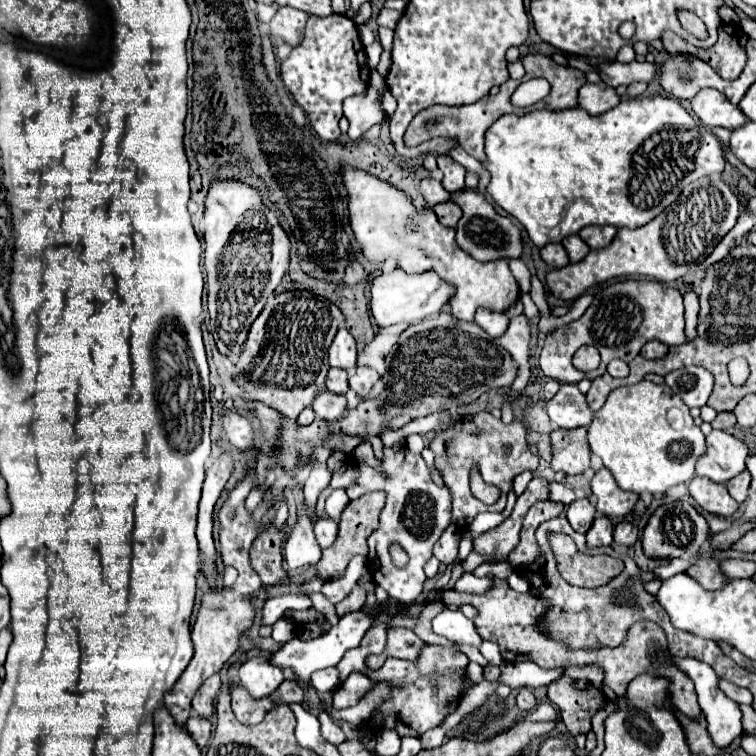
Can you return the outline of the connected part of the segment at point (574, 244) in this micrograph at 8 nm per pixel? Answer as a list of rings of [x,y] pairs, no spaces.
[[[577,234],[567,236],[567,238],[563,240],[563,246],[565,246],[565,250],[567,250],[567,254],[569,254],[569,260],[571,260],[573,264],[579,262],[579,260],[583,260],[583,258],[589,254],[589,246],[587,246]]]

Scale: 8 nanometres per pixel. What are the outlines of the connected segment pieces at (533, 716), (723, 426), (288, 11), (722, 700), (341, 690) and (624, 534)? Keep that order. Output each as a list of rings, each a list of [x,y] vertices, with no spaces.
[[[543,698],[543,700],[539,702],[537,710],[529,712],[529,714],[523,716],[523,718],[517,718],[515,724],[521,724],[521,722],[525,722],[525,720],[529,720],[529,722],[545,722],[545,720],[555,720],[555,718],[557,718],[557,710],[553,710],[553,704]]]
[[[719,412],[717,418],[711,422],[713,428],[719,428],[719,430],[727,430],[727,428],[733,428],[735,426],[735,414],[733,412]]]
[[[279,8],[273,20],[269,22],[271,36],[285,40],[291,48],[299,46],[299,40],[303,40],[303,28],[309,14],[295,10],[295,8]]]
[[[673,657],[673,662],[675,662],[680,670],[687,672],[691,676],[691,680],[695,682],[695,690],[697,690],[697,696],[699,696],[699,706],[701,706],[701,710],[705,714],[707,730],[709,730],[709,736],[713,738],[715,746],[721,746],[721,748],[729,746],[737,736],[743,734],[742,713],[739,710],[739,704],[733,702],[733,700],[729,700],[723,692],[719,692],[719,676],[707,663],[695,658],[677,657]]]
[[[351,672],[351,676],[347,676],[347,680],[343,680],[343,684],[335,690],[333,708],[343,710],[343,708],[349,708],[349,706],[355,706],[377,684],[379,682],[371,680],[369,676],[363,676],[361,672]]]
[[[619,522],[619,524],[615,526],[613,538],[615,538],[615,544],[633,546],[633,544],[635,544],[635,540],[637,540],[637,528],[635,528],[635,526],[631,526],[629,522]]]

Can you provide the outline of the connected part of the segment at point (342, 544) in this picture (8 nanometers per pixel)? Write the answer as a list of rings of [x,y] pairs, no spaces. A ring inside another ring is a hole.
[[[369,492],[369,494],[365,494],[365,496],[357,498],[357,500],[351,500],[345,506],[345,510],[341,514],[341,524],[339,524],[337,540],[333,542],[331,548],[323,550],[323,556],[321,556],[319,564],[317,564],[317,574],[321,578],[333,578],[337,574],[343,574],[343,570],[347,568],[349,560],[355,554],[367,556],[367,536],[377,528],[383,504],[385,504],[385,492]]]

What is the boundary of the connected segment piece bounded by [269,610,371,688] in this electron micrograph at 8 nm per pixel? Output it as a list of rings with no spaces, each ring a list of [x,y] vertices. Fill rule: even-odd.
[[[355,610],[355,612],[349,612],[345,616],[339,618],[337,626],[333,626],[329,632],[321,634],[319,638],[311,638],[311,640],[299,640],[297,636],[287,640],[277,652],[271,654],[271,664],[275,664],[277,668],[281,670],[287,670],[295,676],[295,680],[299,684],[303,684],[303,688],[311,688],[311,674],[317,672],[317,670],[323,670],[323,668],[329,668],[329,666],[337,666],[341,656],[349,650],[349,648],[355,648],[363,634],[369,630],[371,626],[371,612],[363,612],[363,610]]]

